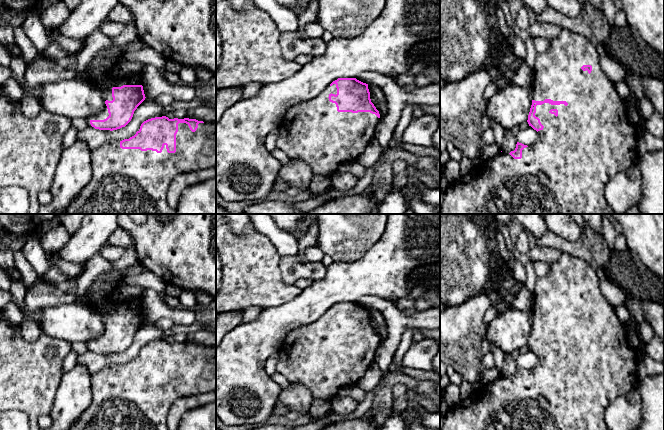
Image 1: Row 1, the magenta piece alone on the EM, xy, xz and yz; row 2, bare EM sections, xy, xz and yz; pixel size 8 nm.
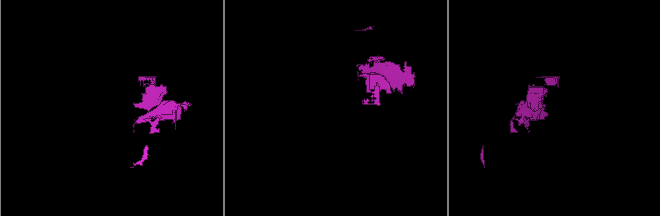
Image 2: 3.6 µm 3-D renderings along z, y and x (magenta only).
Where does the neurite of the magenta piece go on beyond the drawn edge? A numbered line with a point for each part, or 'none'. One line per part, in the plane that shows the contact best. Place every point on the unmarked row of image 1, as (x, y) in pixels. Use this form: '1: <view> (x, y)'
1: xy (120, 401)

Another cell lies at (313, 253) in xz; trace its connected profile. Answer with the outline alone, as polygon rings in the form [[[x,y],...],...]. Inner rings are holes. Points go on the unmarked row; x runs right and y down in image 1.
[[[316,245],[306,248],[304,254],[310,262],[321,262],[324,257],[324,253]]]

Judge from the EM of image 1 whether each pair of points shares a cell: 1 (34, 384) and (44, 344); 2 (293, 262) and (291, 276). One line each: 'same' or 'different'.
1: same
2: same

